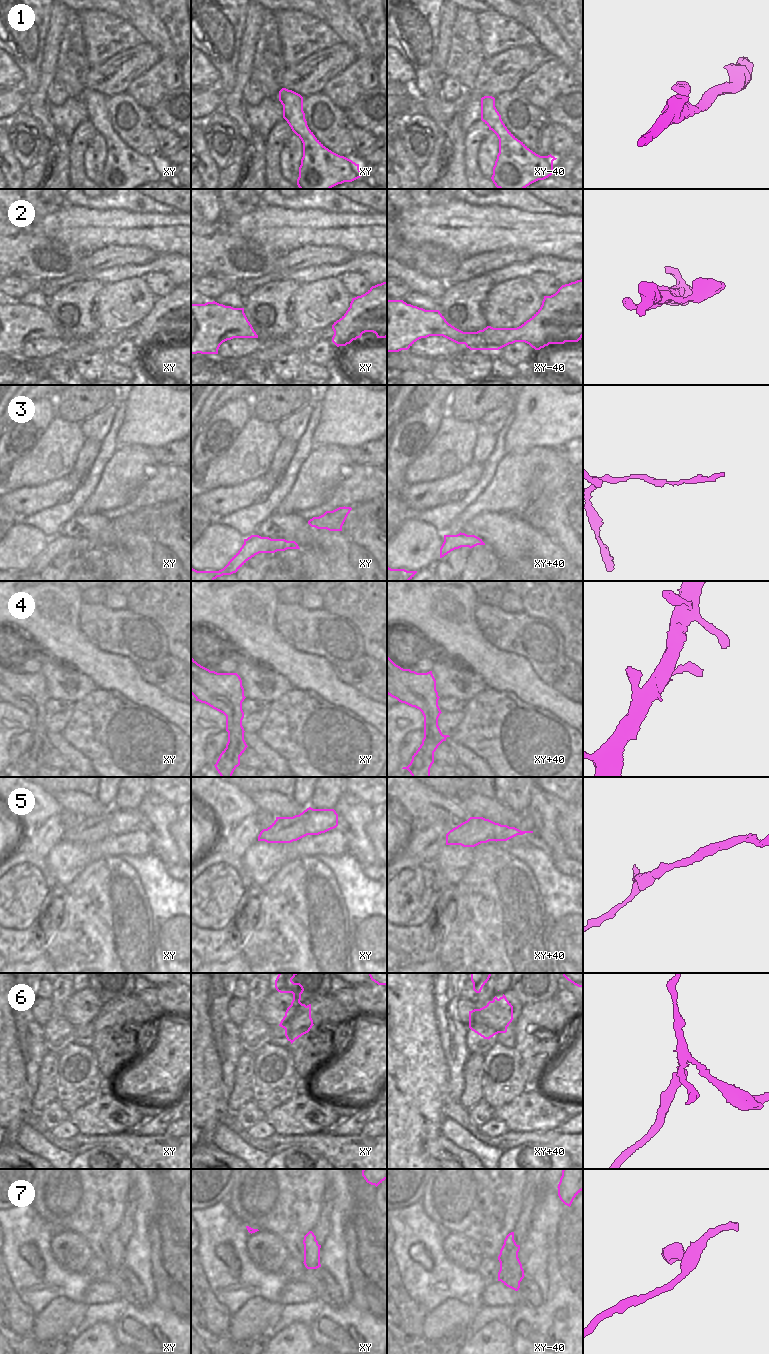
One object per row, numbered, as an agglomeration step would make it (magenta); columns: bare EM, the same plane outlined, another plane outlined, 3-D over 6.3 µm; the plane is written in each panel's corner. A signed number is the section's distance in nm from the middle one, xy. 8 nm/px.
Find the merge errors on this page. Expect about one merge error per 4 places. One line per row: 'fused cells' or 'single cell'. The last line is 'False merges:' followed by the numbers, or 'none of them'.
1: single cell
2: single cell
3: single cell
4: single cell
5: single cell
6: fused cells
7: single cell
False merges: 6

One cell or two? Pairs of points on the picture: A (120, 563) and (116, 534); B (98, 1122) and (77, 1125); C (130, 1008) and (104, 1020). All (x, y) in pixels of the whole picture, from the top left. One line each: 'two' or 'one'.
A: two
B: one
C: one

